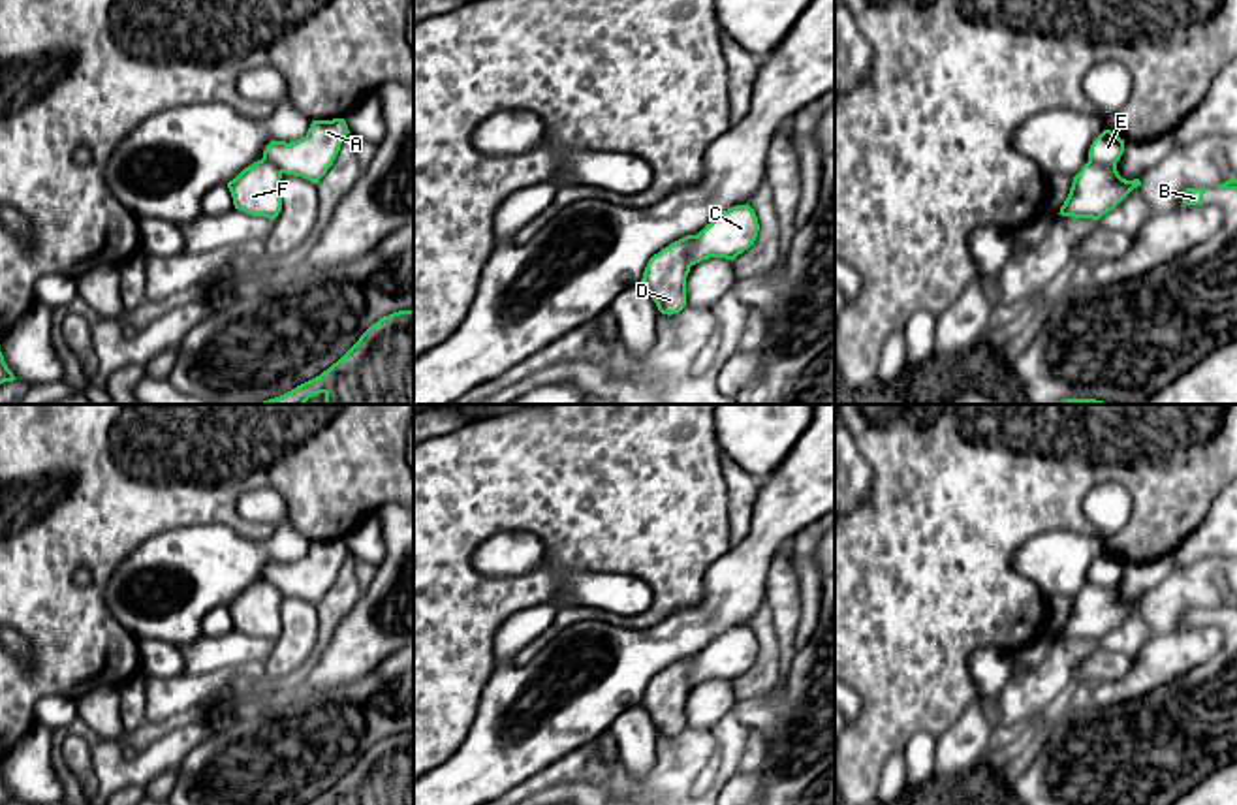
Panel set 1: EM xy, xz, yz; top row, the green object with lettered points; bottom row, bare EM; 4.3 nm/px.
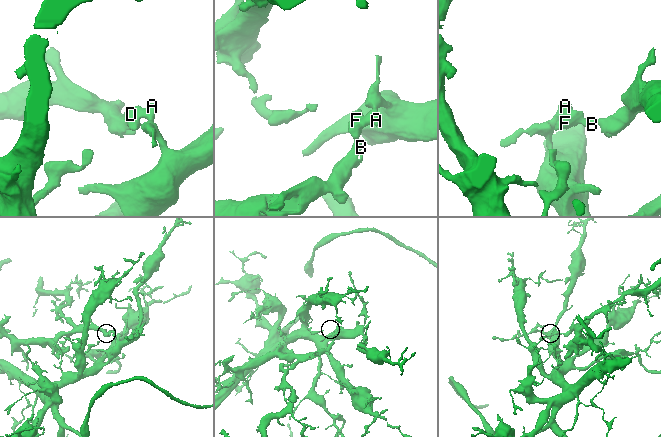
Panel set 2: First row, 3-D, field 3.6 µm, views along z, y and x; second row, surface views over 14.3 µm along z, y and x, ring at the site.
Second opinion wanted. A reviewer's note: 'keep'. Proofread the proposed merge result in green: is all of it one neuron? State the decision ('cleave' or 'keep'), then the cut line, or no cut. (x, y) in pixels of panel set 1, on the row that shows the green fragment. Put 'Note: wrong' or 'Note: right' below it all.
cleave | xz (694, 236), (688, 247), (690, 266)
Note: wrong

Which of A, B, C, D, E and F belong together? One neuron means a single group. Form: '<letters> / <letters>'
A C E / B D F

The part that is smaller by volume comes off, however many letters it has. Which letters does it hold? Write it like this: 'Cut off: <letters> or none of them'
Cut off: B, D, F

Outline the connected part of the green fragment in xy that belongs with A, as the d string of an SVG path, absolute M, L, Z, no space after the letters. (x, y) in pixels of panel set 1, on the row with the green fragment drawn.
M344 118L312 120L303 139L290 143L271 141L263 150L263 158L286 175L303 177L318 184L333 166L348 134Z

